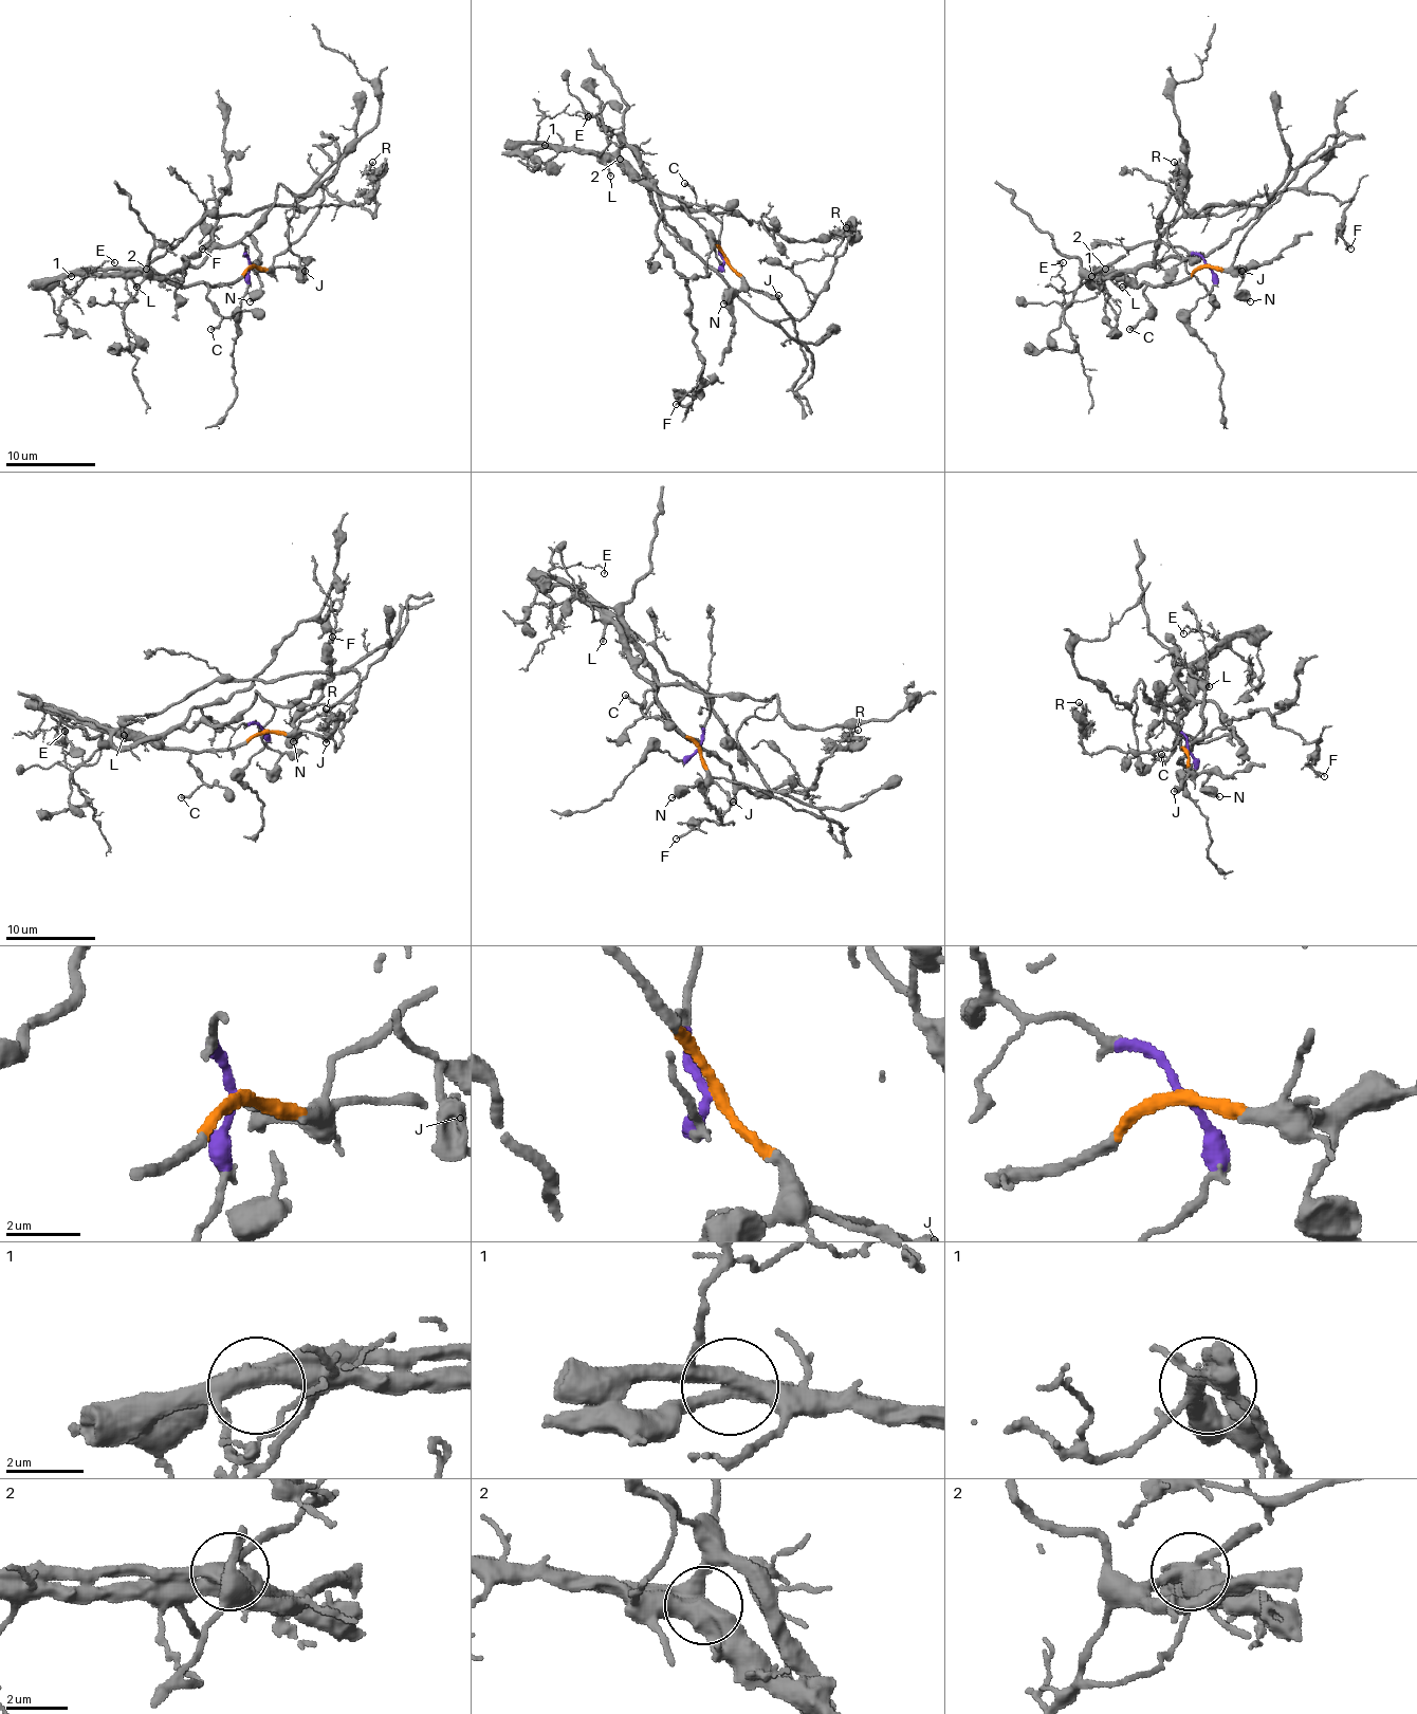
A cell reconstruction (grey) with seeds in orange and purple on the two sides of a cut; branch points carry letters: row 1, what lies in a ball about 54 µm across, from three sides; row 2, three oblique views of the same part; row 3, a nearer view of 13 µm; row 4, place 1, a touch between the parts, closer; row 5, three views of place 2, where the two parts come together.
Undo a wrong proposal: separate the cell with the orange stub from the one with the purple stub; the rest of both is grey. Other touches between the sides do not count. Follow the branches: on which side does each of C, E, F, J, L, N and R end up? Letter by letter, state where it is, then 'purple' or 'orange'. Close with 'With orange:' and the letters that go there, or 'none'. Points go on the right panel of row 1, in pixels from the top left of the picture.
C: place (1129, 329); orange
E: place (1063, 262); orange
F: place (1350, 249); purple
J: place (1241, 271); orange
L: place (1122, 287); orange
N: place (1250, 301); orange
R: place (1174, 162); purple
With orange: C, E, J, L, N

